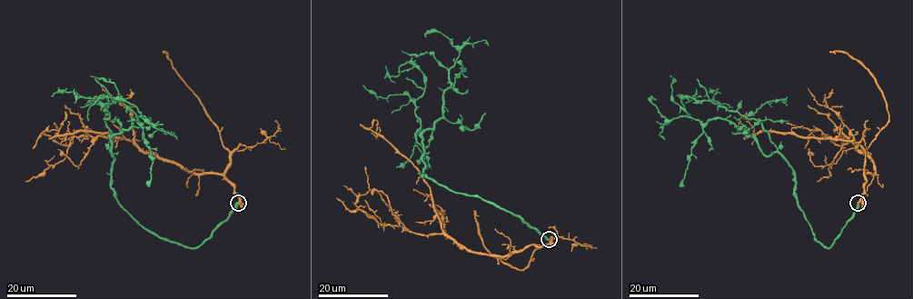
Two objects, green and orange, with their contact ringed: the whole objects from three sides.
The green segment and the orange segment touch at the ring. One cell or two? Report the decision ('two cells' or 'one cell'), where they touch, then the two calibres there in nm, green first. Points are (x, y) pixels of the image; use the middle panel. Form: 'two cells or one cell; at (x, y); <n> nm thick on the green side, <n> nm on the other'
one cell; at (549, 239); 600 nm thick on the green side, 280 nm on the other

